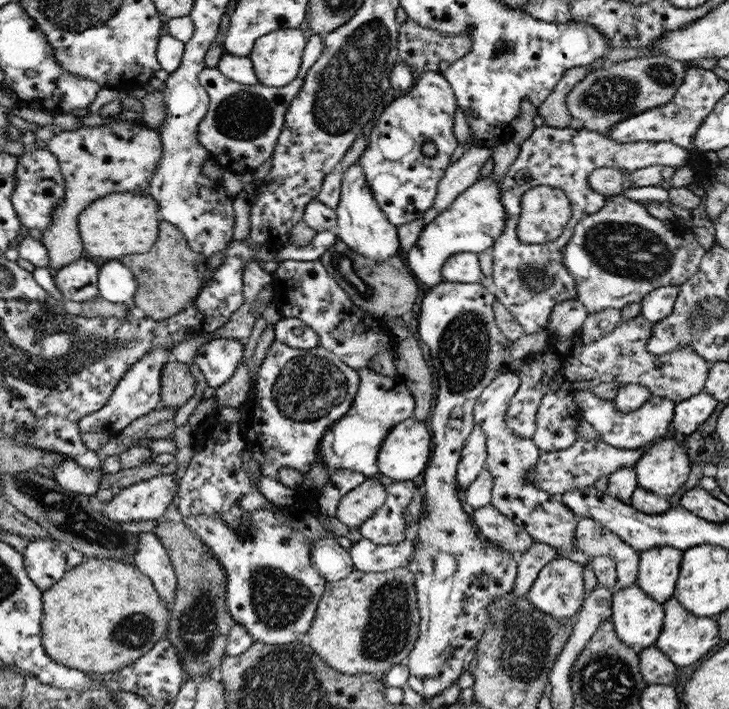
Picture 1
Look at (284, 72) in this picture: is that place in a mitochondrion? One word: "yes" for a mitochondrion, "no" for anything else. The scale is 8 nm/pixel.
no

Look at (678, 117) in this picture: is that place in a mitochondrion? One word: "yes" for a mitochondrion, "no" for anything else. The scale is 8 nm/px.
yes

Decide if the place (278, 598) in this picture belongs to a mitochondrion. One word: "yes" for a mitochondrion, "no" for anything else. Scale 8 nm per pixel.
yes

